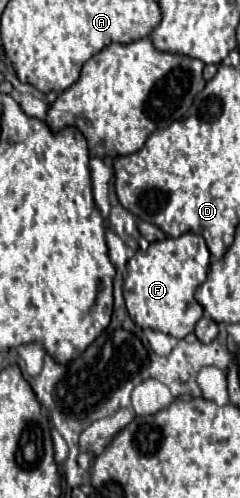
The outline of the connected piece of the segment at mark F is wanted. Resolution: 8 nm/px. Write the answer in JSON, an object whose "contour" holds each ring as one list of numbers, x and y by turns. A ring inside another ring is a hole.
{"contour":[[183,233,173,239,155,241,145,251,138,250,127,263,123,297,131,319,141,329,153,329,175,339,193,333,195,323,203,315,203,307,195,301,195,289,205,281,211,255,205,241,195,233]]}

